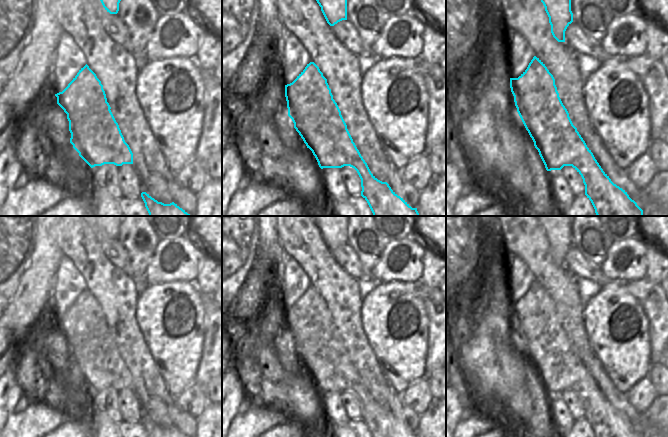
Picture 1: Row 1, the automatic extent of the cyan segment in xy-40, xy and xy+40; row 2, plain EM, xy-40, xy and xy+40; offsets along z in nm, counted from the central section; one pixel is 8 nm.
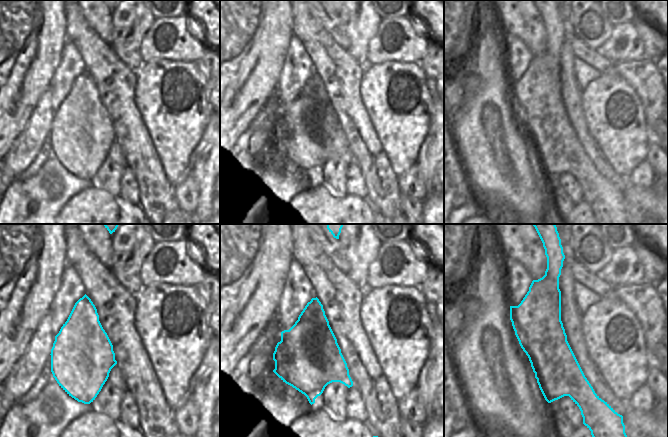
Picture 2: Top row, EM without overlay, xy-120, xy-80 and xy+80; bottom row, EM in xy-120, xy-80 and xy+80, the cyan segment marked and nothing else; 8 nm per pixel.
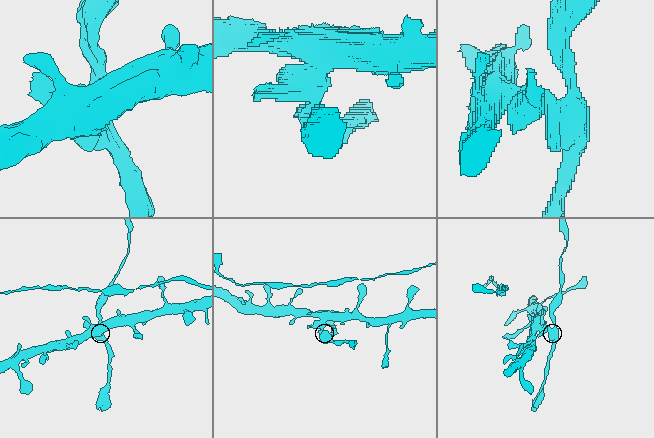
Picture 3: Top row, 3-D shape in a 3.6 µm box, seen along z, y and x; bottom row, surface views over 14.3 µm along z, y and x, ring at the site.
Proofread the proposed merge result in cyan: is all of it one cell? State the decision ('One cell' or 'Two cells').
Two cells

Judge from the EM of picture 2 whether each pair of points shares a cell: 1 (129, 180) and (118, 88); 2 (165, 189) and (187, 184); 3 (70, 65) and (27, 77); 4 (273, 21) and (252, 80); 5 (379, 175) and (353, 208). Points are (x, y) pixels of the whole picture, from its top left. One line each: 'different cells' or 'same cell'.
1: different cells
2: different cells
3: different cells
4: same cell
5: different cells

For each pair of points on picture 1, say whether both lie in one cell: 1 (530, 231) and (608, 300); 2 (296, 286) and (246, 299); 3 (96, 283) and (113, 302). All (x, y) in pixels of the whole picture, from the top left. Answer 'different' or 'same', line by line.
1: different
2: different
3: same

